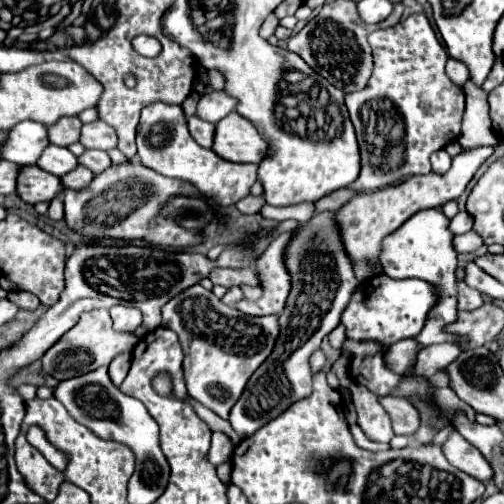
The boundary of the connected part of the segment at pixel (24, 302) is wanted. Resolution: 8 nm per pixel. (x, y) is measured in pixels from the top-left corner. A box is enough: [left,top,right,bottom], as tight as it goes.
[7,291,40,311]

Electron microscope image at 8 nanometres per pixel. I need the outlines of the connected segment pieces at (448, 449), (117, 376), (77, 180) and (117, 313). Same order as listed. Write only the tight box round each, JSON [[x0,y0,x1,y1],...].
[[442,433,494,481],[108,353,131,387],[60,165,94,189],[110,305,142,331]]

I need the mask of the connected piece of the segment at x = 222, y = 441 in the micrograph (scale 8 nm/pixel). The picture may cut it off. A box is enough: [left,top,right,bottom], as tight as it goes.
[208,437,234,467]

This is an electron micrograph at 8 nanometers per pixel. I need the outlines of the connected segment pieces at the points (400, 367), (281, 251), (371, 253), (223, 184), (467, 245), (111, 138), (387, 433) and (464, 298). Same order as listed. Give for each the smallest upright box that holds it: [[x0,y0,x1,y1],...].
[[388,339,424,371],[236,229,298,315],[334,147,494,281],[136,103,258,207],[456,231,484,253],[80,121,116,149],[350,383,394,443],[458,281,484,311]]

